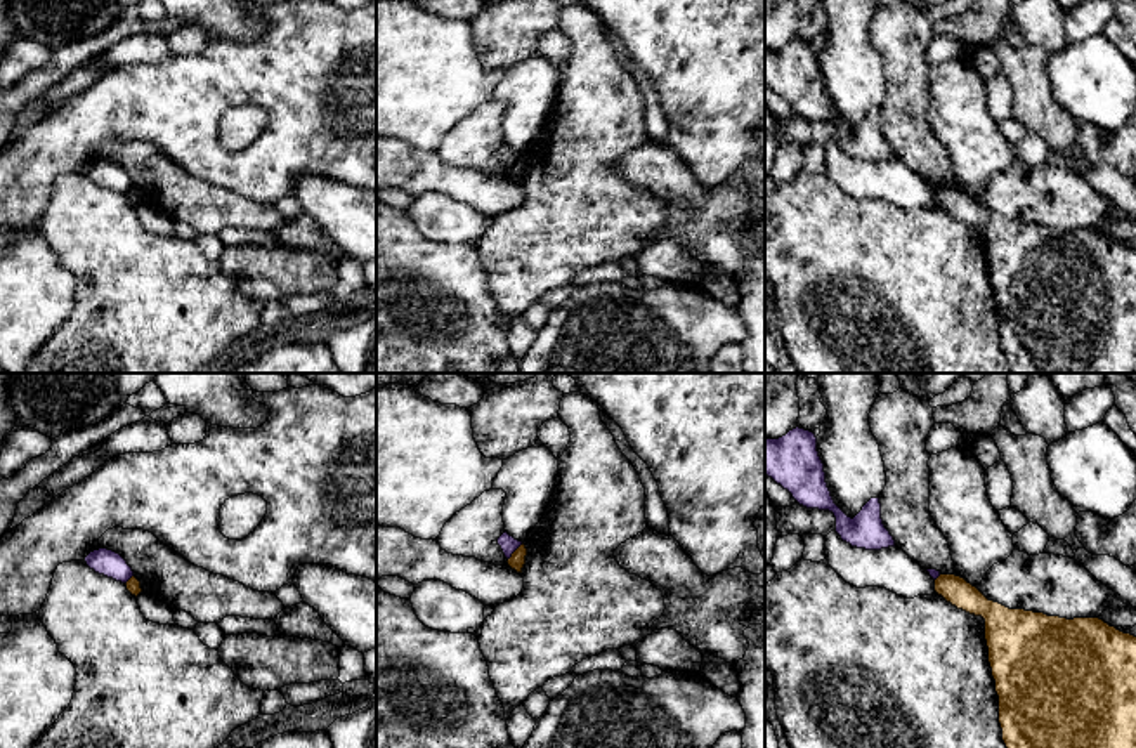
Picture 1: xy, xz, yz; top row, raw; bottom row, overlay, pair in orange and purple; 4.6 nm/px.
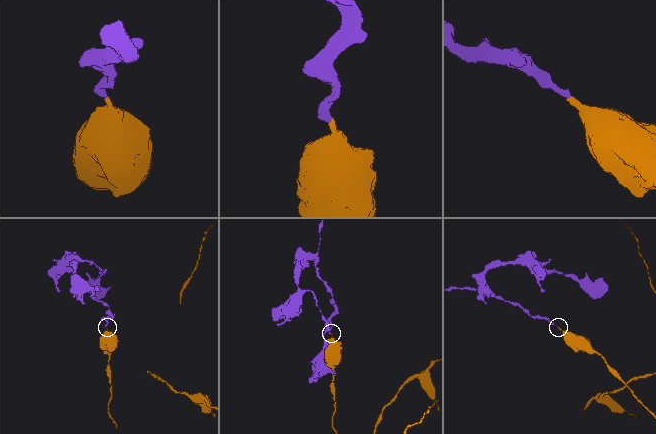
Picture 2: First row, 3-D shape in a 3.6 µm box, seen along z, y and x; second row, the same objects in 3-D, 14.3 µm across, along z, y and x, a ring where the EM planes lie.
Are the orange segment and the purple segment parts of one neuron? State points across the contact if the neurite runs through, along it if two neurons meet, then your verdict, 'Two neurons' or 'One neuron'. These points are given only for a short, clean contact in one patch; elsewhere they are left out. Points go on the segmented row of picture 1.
Boundary: xz (522, 544), (509, 559). Two neurons

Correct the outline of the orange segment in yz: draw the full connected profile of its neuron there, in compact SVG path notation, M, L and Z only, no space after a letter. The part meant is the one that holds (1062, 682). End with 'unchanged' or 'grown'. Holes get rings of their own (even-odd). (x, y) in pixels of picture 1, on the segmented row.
M940 574L935 592L947 602L985 620L989 663L999 696L999 724L1006 748L1136 748L1136 637L1100 618L1060 618L1009 609L989 600L956 574Z; unchanged

